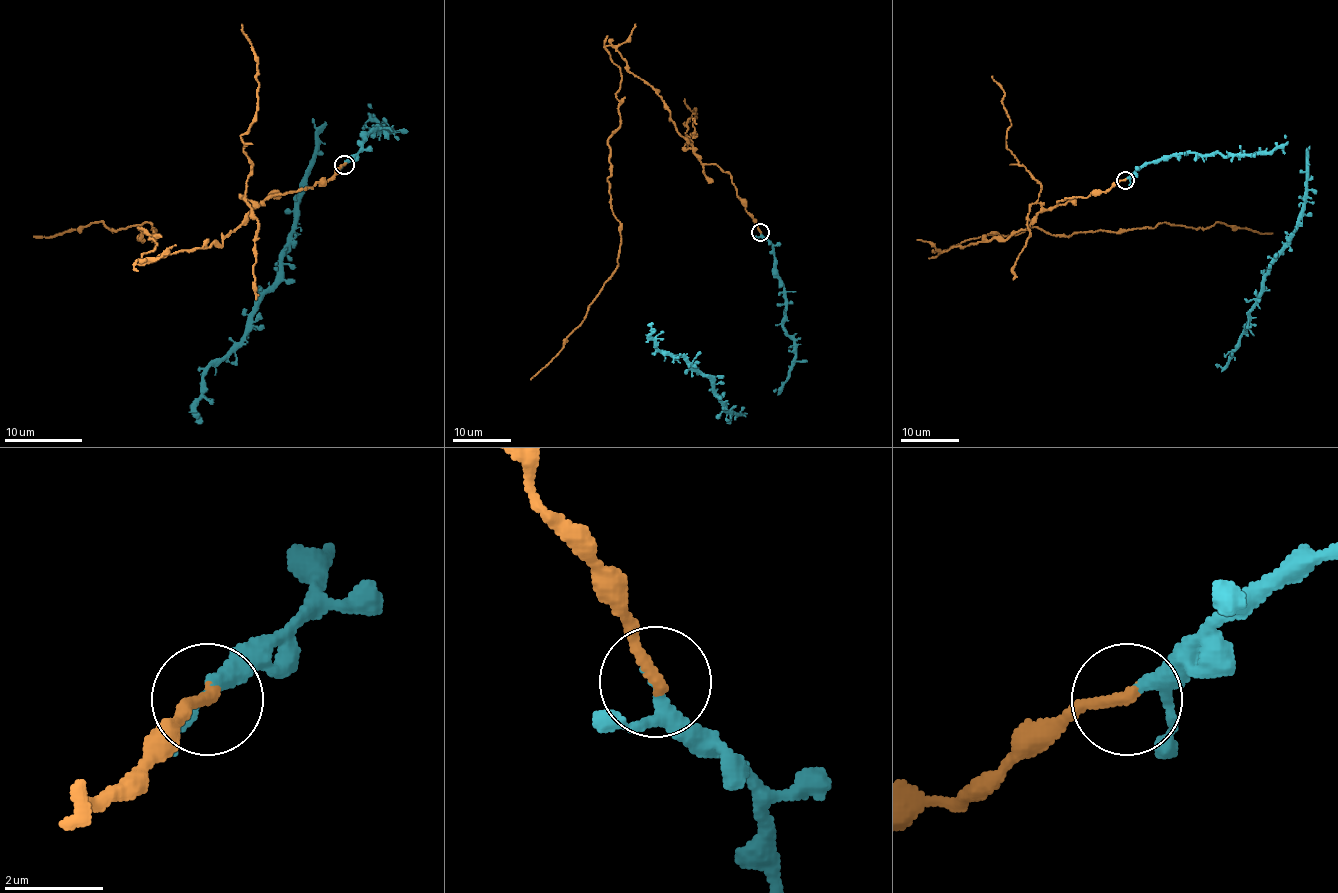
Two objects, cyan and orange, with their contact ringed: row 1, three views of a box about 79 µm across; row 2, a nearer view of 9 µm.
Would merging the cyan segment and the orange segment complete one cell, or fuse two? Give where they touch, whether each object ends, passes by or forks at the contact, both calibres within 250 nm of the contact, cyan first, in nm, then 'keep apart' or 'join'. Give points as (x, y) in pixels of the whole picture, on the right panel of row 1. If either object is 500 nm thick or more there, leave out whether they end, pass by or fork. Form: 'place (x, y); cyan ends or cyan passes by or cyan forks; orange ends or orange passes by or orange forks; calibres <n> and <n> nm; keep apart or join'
place (1125, 180); cyan passes by; orange ends; calibres 200 and 260 nm; keep apart

